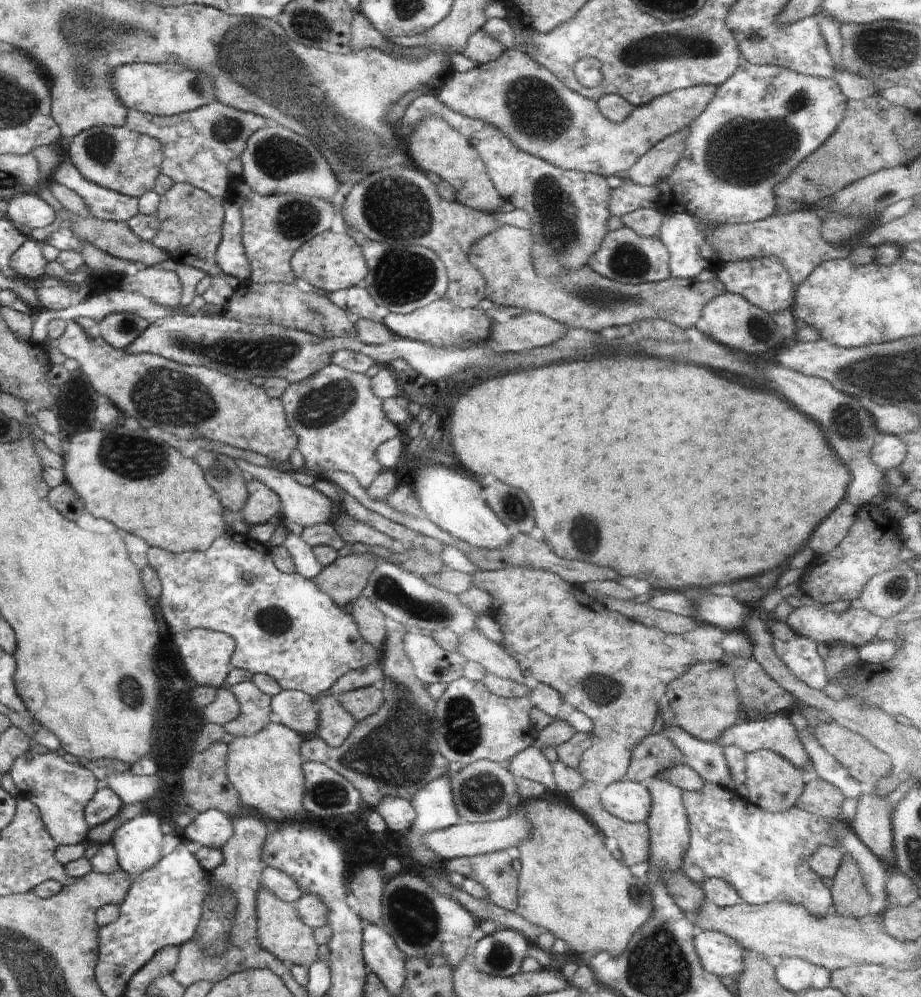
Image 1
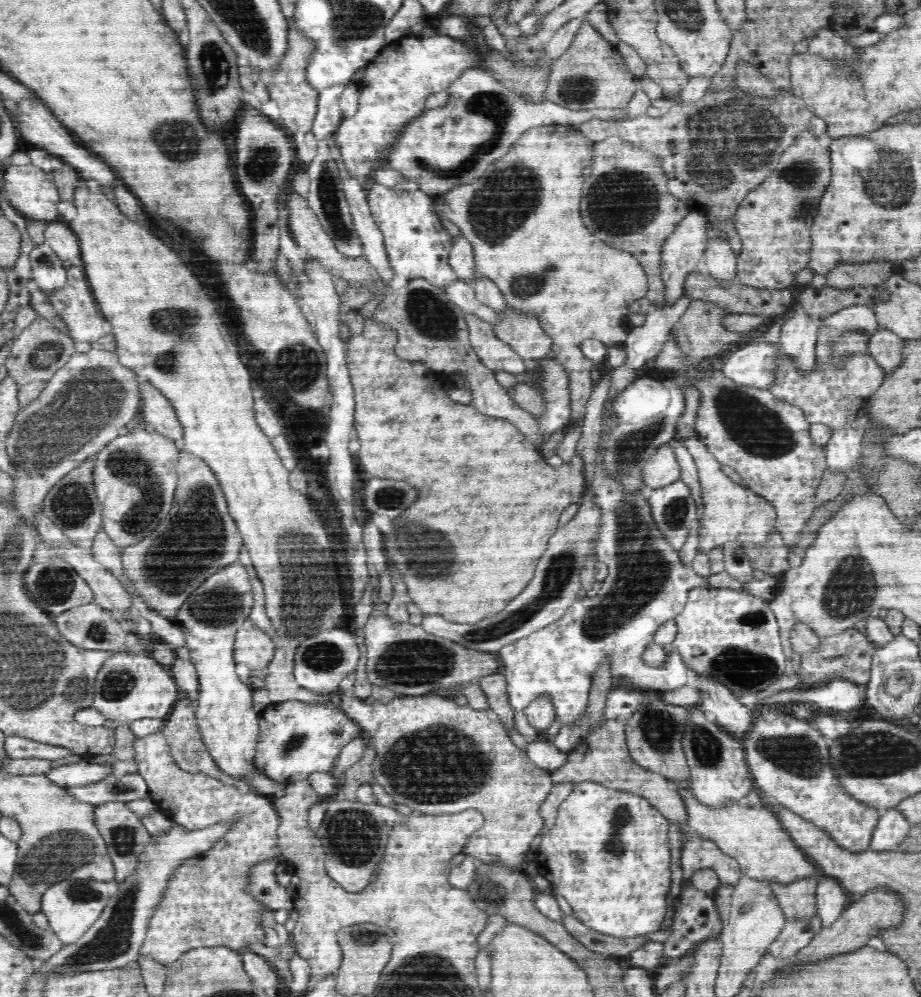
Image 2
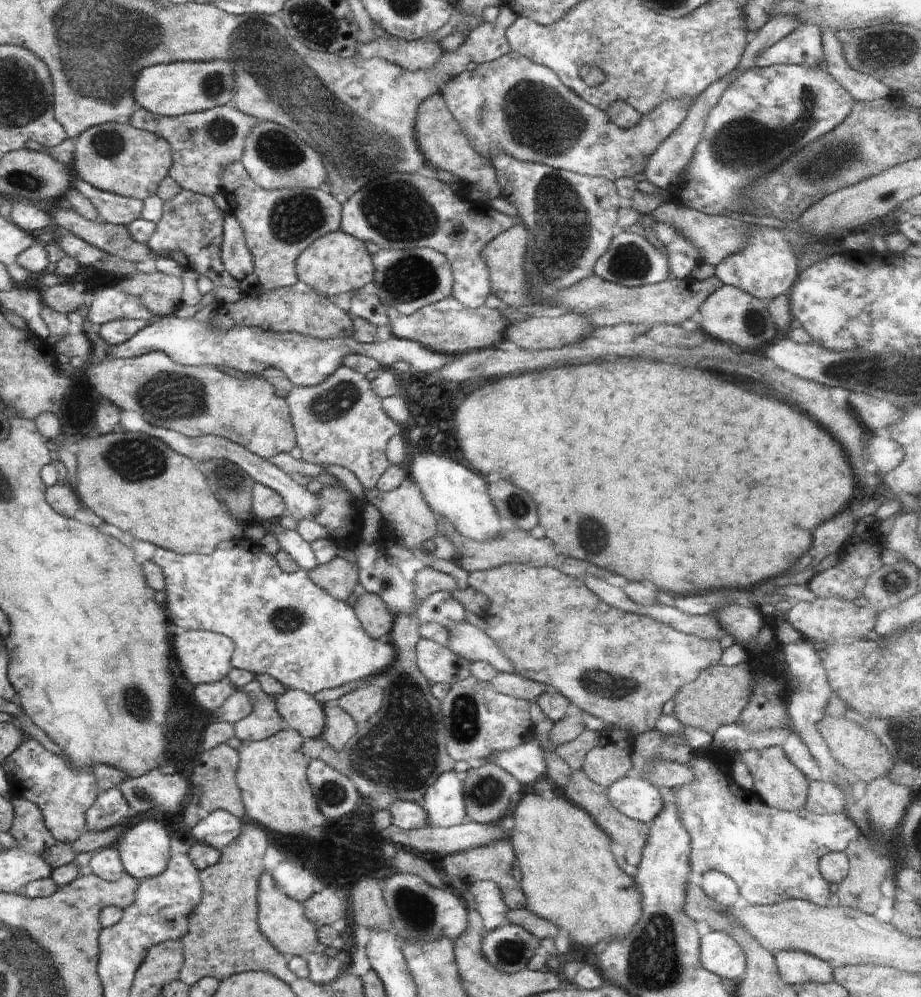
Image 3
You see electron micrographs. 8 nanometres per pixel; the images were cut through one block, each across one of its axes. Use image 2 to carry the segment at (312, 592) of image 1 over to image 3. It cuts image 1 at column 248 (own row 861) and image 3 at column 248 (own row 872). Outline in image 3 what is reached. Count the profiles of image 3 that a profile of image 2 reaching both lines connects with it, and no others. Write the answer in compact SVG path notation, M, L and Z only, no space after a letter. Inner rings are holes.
M241 537L238 540L226 540L222 542L222 546L218 546L218 550L214 550L214 554L210 556L204 556L200 554L186 554L186 556L180 556L176 552L170 552L170 550L162 550L162 548L156 548L154 556L152 556L152 562L156 562L162 572L164 572L164 578L166 578L166 614L168 618L180 626L180 628L186 628L186 630L193 629L203 629L206 631L211 631L214 633L222 634L223 636L228 636L234 642L234 653L231 657L231 668L239 669L242 671L252 672L256 675L269 675L275 680L278 680L284 688L287 690L298 689L310 694L312 696L316 695L318 692L325 689L337 688L344 686L344 684L352 684L352 682L358 682L359 684L364 683L367 679L374 679L380 681L381 675L394 664L394 658L396 658L396 650L389 639L389 637L374 640L370 638L362 624L358 621L356 614L352 606L349 606L346 601L340 602L336 600L319 588L310 580L308 574L303 569L299 569L294 573L283 572L276 560L270 554L262 551L261 544L252 541L250 538Z

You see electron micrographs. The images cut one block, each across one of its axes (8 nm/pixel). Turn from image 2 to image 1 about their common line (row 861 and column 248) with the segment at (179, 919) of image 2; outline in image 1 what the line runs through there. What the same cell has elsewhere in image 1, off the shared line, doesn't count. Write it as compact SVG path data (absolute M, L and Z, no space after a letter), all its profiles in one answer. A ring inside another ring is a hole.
M240 178L232 182L231 200L238 204L242 213L242 246L250 262L251 275L248 281L256 284L295 283L290 258L302 244L322 232L330 231L337 213L335 206L322 198L300 194L262 196Z

